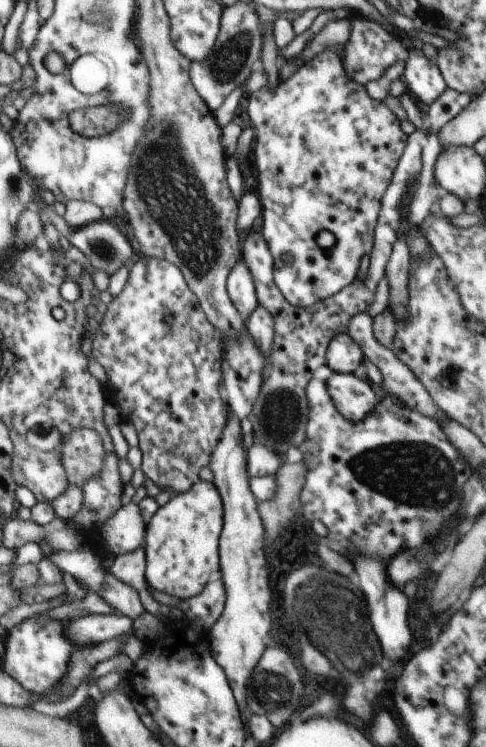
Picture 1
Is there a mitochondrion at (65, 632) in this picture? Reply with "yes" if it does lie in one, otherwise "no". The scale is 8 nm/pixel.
no

